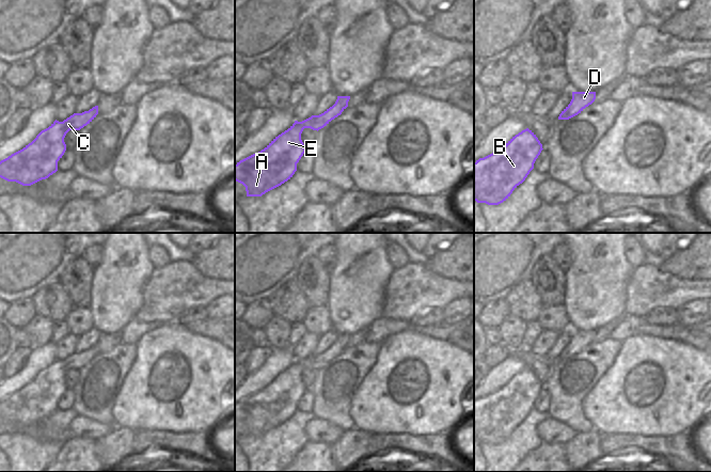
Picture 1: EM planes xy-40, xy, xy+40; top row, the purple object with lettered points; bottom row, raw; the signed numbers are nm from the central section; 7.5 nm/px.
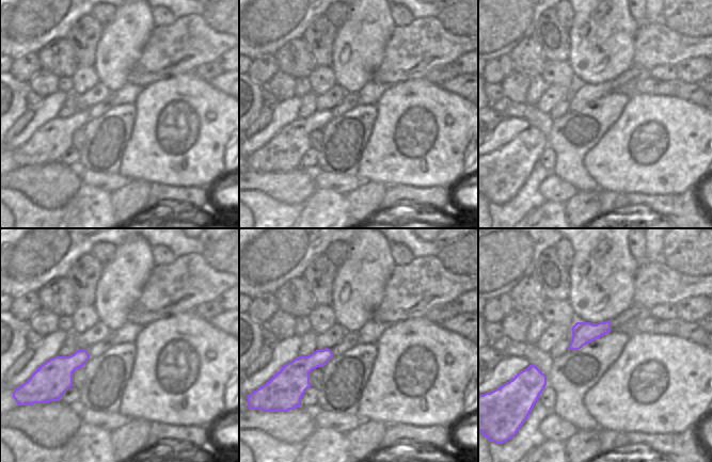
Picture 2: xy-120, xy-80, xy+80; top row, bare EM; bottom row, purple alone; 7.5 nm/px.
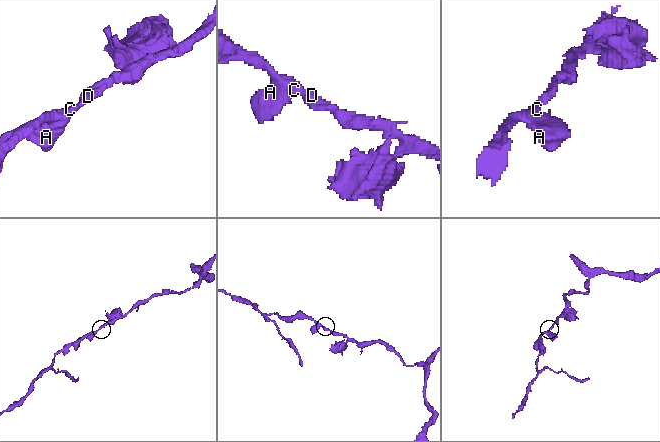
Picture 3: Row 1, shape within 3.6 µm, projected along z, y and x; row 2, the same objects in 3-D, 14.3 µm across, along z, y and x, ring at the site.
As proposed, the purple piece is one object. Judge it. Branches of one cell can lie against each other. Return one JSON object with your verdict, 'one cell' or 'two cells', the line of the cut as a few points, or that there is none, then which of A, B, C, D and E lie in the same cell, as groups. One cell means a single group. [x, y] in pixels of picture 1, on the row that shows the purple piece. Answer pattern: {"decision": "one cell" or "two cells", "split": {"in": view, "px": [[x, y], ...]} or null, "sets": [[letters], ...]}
{"decision": "one cell", "split": null, "sets": [["A", "B", "C", "D", "E"]]}

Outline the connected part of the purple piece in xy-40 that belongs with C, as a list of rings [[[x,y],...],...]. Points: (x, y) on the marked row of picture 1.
[[[98,106],[74,113],[63,122],[54,121],[22,150],[0,161],[0,177],[31,186],[58,171],[58,161],[66,151],[64,138],[69,130],[80,130],[98,114]]]

